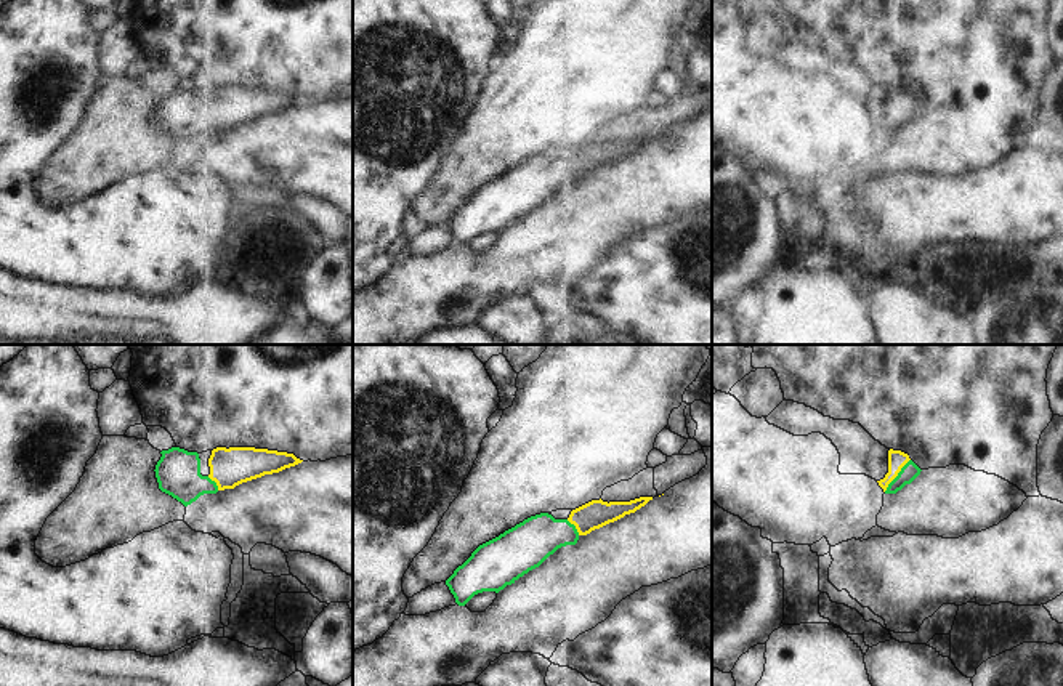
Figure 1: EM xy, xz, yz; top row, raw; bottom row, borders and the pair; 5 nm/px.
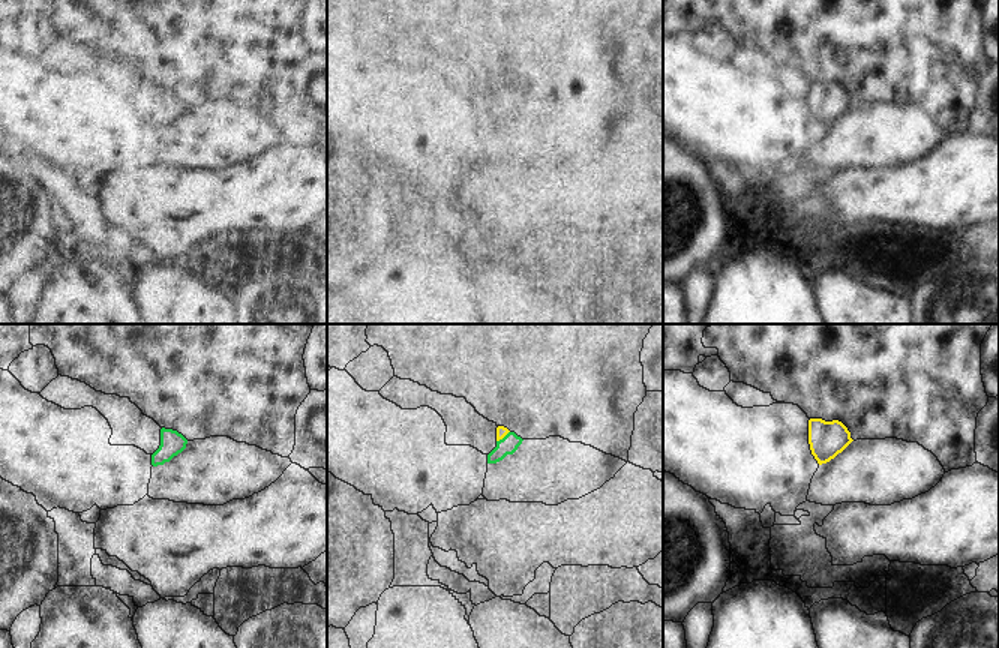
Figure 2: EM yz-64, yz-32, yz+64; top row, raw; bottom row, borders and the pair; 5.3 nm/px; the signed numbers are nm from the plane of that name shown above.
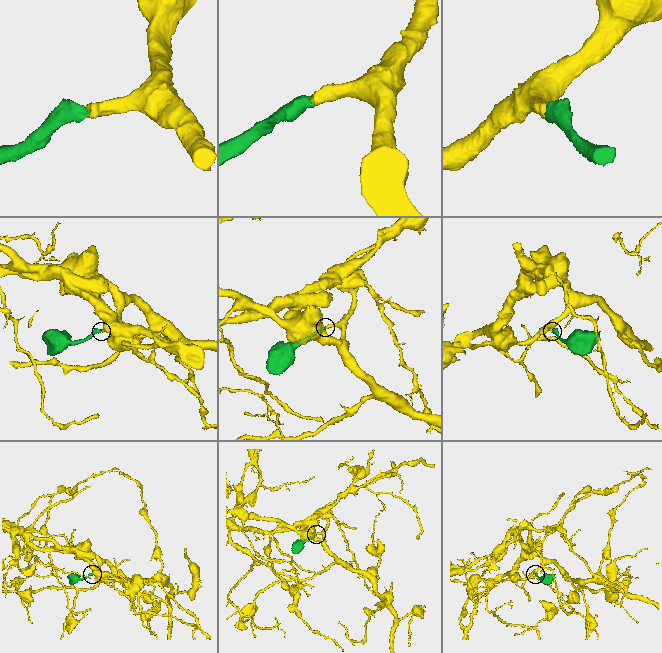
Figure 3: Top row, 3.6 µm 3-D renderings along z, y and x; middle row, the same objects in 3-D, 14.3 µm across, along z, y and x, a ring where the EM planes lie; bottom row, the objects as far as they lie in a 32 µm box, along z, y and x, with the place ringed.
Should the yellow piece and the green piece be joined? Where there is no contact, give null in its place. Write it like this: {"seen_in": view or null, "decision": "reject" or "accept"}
{"seen_in": "yz", "decision": "accept"}

